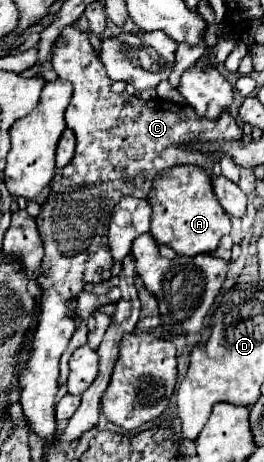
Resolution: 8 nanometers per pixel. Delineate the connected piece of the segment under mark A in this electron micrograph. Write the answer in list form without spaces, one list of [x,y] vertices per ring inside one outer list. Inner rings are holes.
[[[173,167],[161,173],[149,193],[151,213],[151,235],[157,243],[171,247],[177,255],[211,253],[217,249],[223,235],[231,231],[231,219],[221,209],[211,185],[211,177],[201,167]]]

